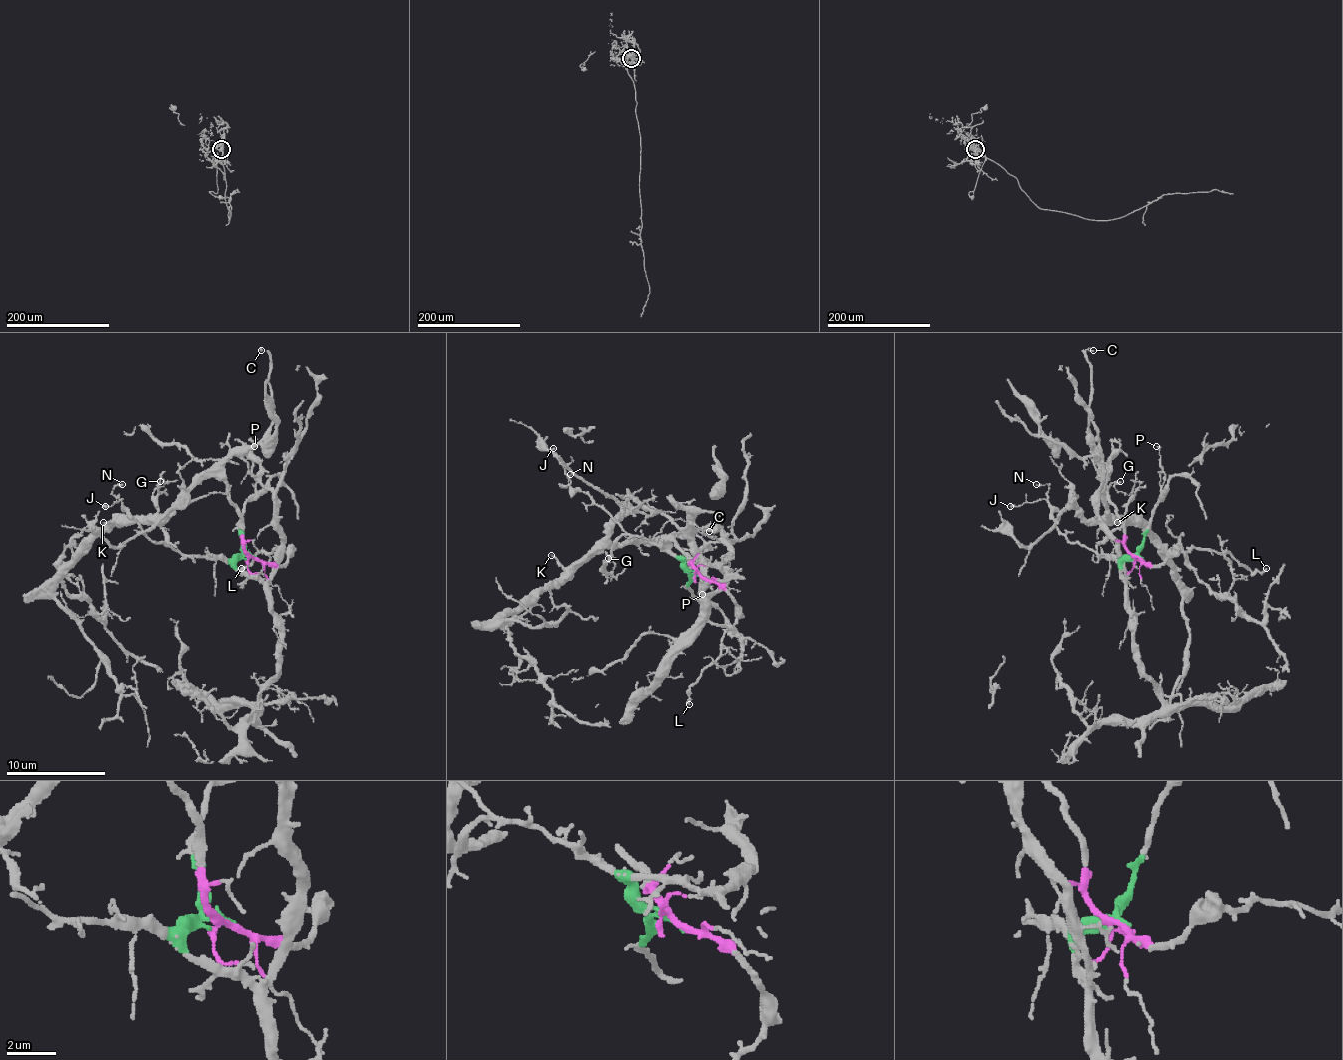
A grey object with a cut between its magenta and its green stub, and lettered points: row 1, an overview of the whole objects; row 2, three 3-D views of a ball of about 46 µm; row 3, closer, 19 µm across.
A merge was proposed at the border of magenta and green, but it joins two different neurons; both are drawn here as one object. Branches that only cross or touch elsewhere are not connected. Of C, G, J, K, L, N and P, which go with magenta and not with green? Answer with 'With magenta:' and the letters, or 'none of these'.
With magenta: C, K, L

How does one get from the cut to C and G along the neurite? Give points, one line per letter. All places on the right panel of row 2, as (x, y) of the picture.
C: (1138, 555), (1126, 548), (1123, 520), (1109, 498), (1099, 456), (1091, 448), (1091, 363), (1084, 349), (1094, 351)
G: (1138, 555), (1106, 558), (1096, 550), (1123, 523), (1126, 503), (1133, 493), (1121, 493), (1114, 486), (1121, 481)

